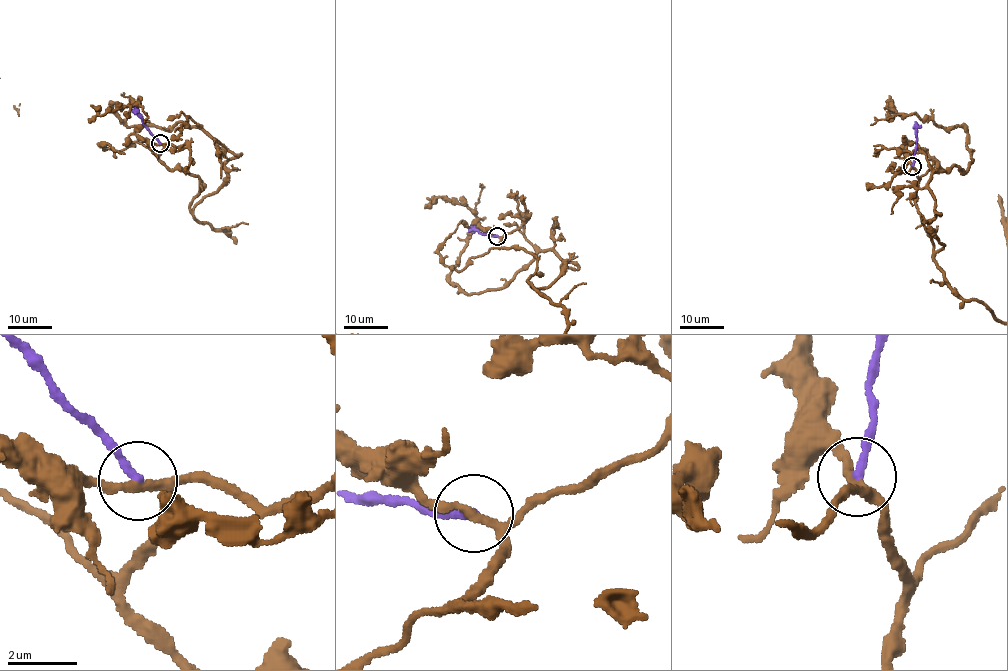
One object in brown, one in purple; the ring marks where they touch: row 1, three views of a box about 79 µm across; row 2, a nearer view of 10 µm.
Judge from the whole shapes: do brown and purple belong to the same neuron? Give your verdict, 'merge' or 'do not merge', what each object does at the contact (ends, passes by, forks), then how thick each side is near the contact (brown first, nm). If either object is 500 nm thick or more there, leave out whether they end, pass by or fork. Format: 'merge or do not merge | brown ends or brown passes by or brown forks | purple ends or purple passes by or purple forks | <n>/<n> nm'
do not merge | brown forks | purple ends | 200/240 nm

